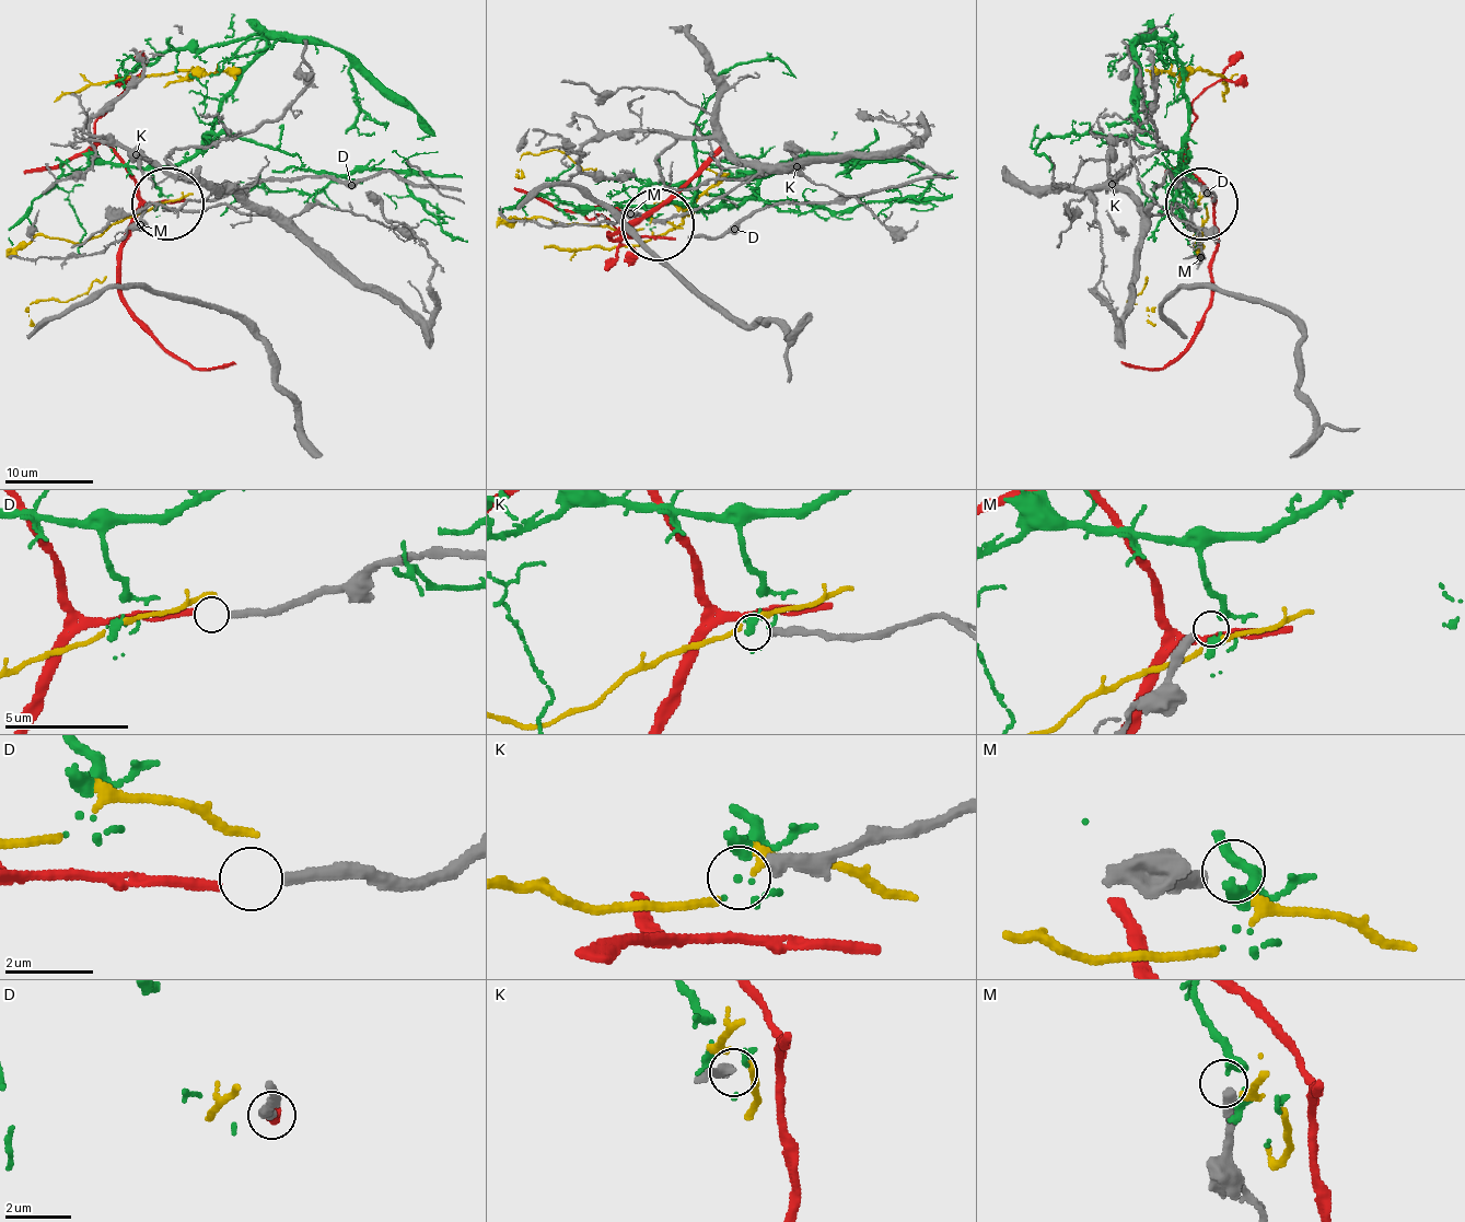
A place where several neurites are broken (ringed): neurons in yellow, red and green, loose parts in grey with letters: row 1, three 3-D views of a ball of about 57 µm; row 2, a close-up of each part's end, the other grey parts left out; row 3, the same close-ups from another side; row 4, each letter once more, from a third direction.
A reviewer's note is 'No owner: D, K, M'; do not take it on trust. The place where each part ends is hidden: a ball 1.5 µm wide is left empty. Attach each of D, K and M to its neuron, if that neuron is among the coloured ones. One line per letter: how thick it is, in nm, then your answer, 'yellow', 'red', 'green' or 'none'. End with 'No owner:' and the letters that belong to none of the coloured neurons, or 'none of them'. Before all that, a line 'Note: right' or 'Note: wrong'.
Note: right
D: 300 nm | none
K: 320 nm | none
M: 360 nm | none
No owner: D, K, M

